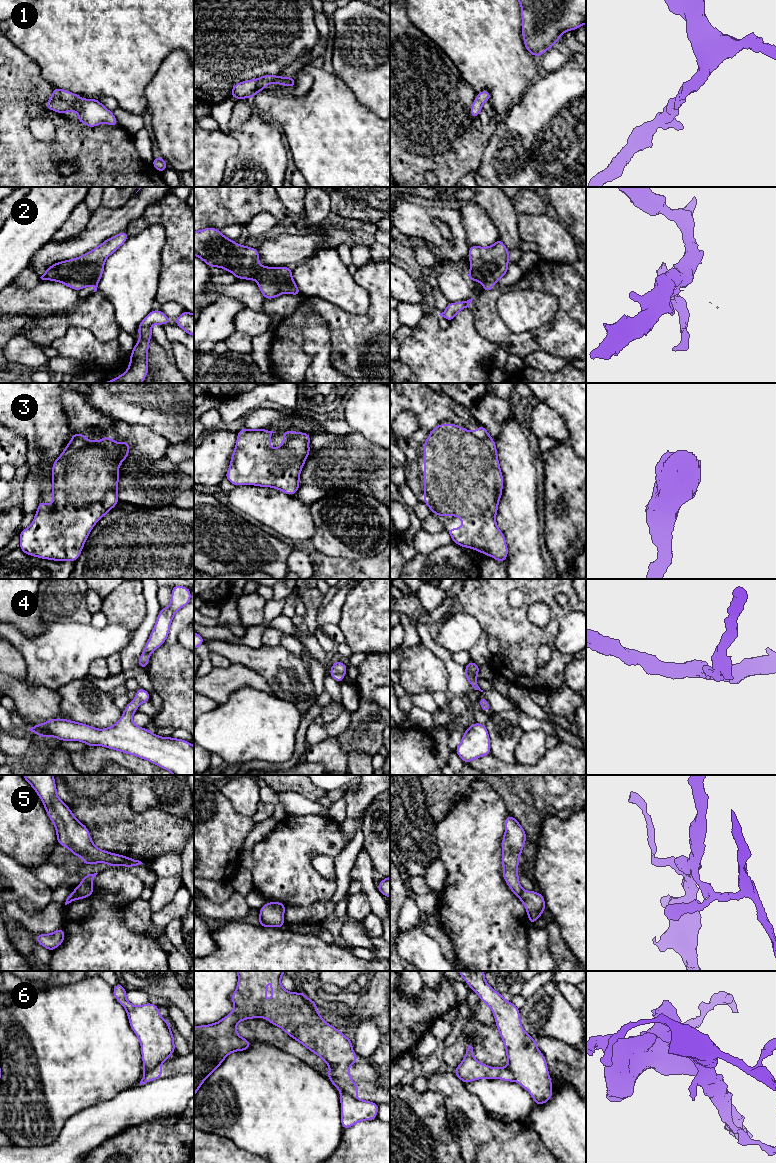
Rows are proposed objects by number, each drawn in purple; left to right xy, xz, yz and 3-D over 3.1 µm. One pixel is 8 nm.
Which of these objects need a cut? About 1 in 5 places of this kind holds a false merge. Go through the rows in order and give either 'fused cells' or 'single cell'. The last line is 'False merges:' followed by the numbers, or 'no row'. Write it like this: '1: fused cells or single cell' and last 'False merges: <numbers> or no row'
1: single cell
2: fused cells
3: single cell
4: single cell
5: fused cells
6: fused cells
False merges: 2, 5, 6

